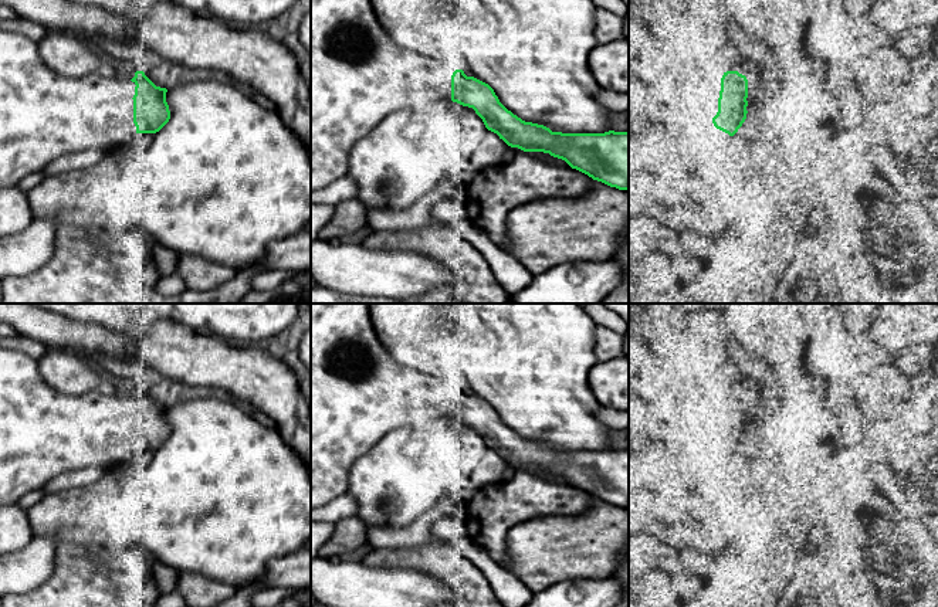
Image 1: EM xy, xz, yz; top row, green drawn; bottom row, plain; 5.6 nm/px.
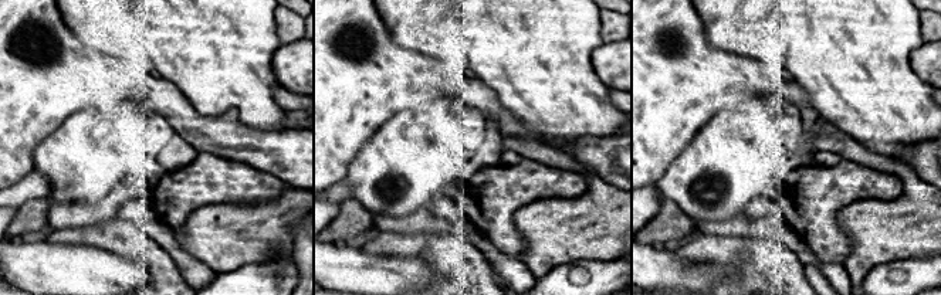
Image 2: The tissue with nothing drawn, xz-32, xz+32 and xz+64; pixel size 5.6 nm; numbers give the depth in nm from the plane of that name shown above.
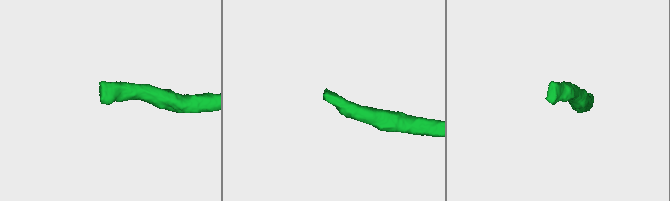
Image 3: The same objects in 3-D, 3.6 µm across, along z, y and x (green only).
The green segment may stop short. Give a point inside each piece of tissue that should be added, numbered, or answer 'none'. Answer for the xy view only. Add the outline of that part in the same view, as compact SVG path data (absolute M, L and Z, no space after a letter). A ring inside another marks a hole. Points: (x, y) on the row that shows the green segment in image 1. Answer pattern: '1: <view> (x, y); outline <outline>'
1: xy (43, 115); outline M0 28L0 189L16 186L61 156L128 143L136 135L132 98L129 77L58 75L41 60L38 43Z

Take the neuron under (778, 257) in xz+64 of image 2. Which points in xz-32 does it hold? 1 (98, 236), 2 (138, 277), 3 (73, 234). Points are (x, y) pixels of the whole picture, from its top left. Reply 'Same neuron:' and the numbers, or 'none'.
Same neuron: 1, 3

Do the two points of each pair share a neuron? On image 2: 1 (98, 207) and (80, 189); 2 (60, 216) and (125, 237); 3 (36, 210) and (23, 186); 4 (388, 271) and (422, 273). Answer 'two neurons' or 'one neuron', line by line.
1: two neurons
2: two neurons
3: two neurons
4: one neuron

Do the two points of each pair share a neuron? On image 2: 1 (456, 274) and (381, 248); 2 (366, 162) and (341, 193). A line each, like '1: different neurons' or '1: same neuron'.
1: same neuron
2: different neurons

